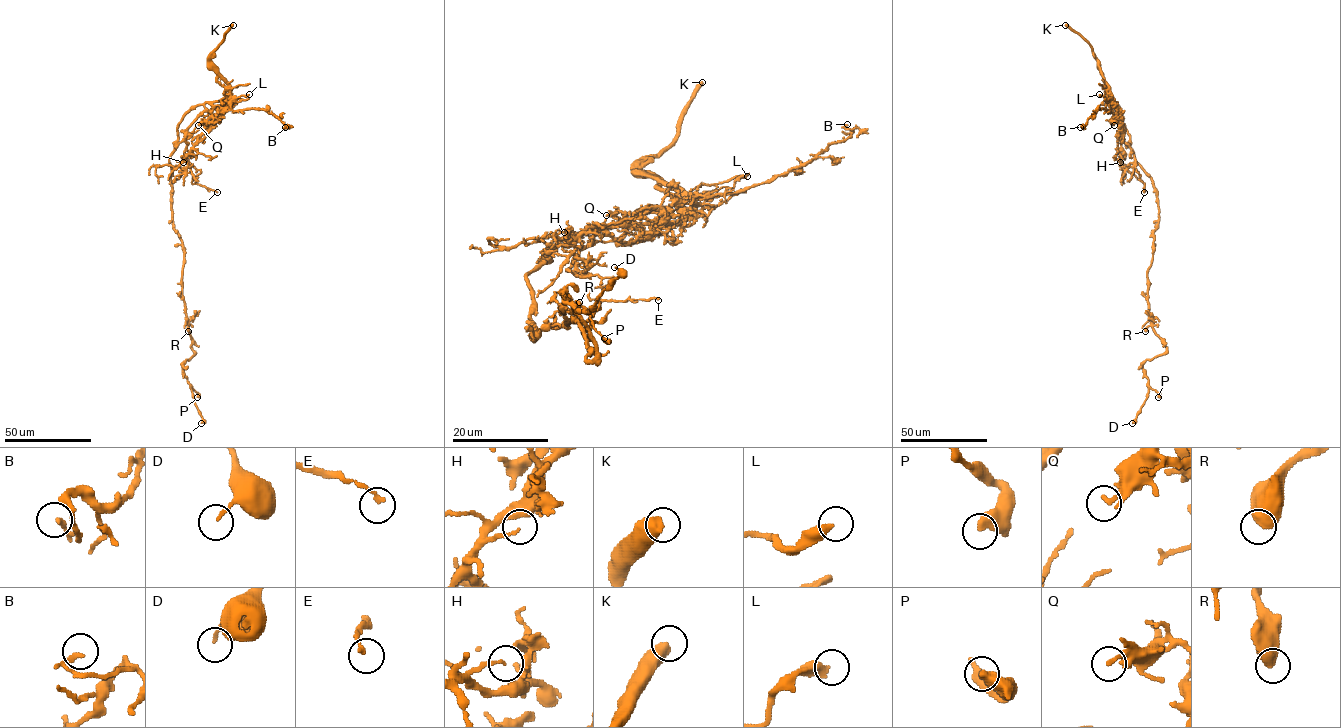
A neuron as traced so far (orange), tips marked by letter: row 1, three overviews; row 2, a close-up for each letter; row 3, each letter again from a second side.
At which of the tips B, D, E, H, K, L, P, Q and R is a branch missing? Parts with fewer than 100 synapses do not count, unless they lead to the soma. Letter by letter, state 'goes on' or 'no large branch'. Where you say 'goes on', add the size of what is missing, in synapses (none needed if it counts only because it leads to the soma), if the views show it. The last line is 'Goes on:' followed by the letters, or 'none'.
B: no large branch
D: no large branch
E: no large branch
H: no large branch
K: goes on
L: no large branch
P: no large branch
Q: no large branch
R: no large branch
Goes on: K

